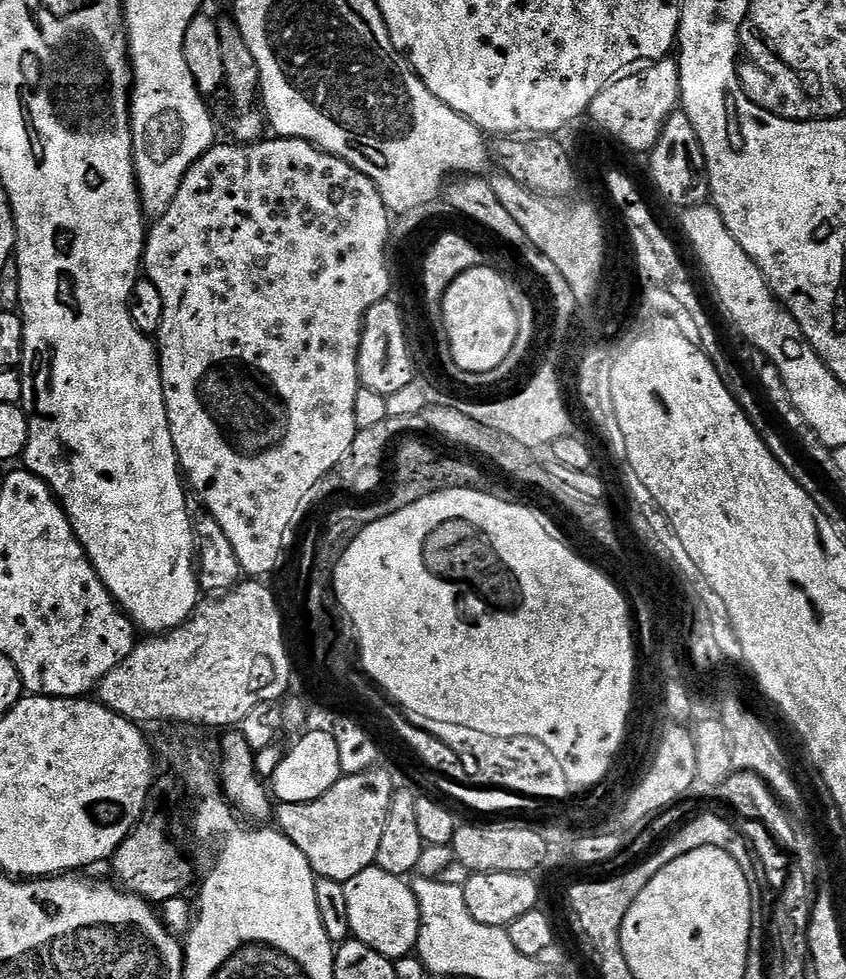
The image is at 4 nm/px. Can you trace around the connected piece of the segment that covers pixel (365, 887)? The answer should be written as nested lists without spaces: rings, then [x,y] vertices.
[[[373,866],[344,882],[343,886],[355,939],[366,942],[366,946],[378,950],[378,954],[393,962],[417,951],[420,943],[420,904],[401,877],[391,876],[386,874],[386,870]]]

